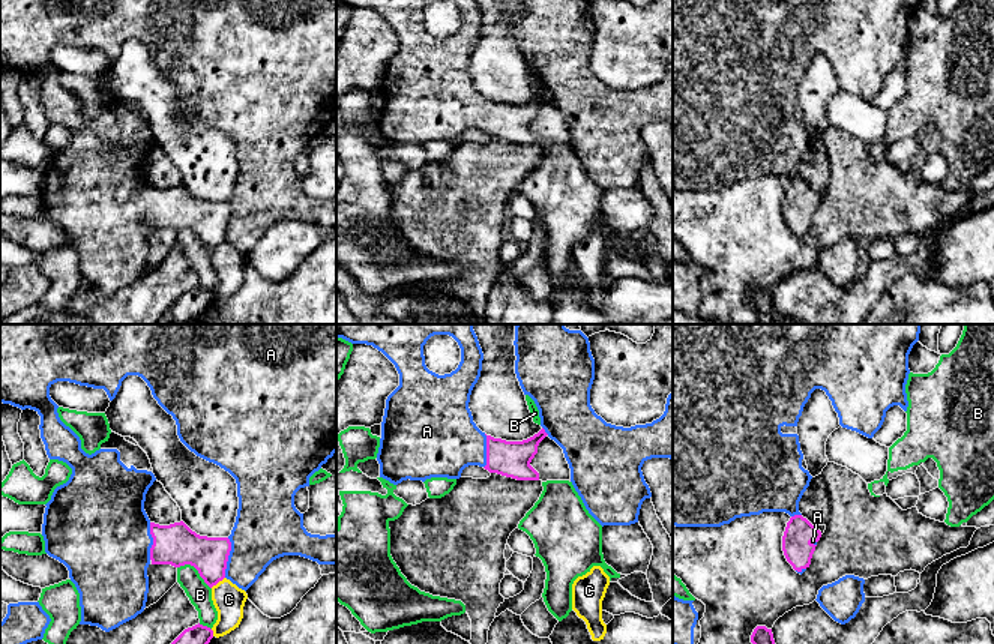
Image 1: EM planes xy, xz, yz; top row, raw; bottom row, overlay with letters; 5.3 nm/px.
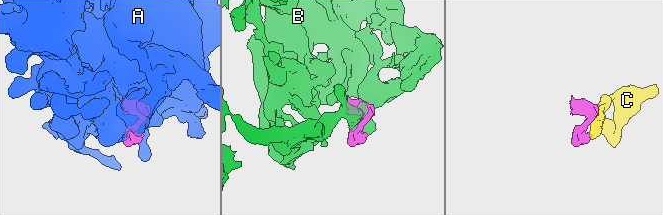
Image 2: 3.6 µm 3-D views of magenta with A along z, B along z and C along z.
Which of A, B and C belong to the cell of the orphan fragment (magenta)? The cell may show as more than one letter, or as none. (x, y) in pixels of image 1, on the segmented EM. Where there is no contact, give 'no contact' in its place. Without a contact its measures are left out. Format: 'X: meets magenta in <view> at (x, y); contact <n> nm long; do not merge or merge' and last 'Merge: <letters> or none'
A: meets magenta in xy at (227, 557); contact 220 nm long; merge
B: meets magenta in xy at (197, 569); contact 220 nm long; do not merge
C: meets magenta in xy at (216, 583); contact 100 nm long; do not merge
Merge: A

